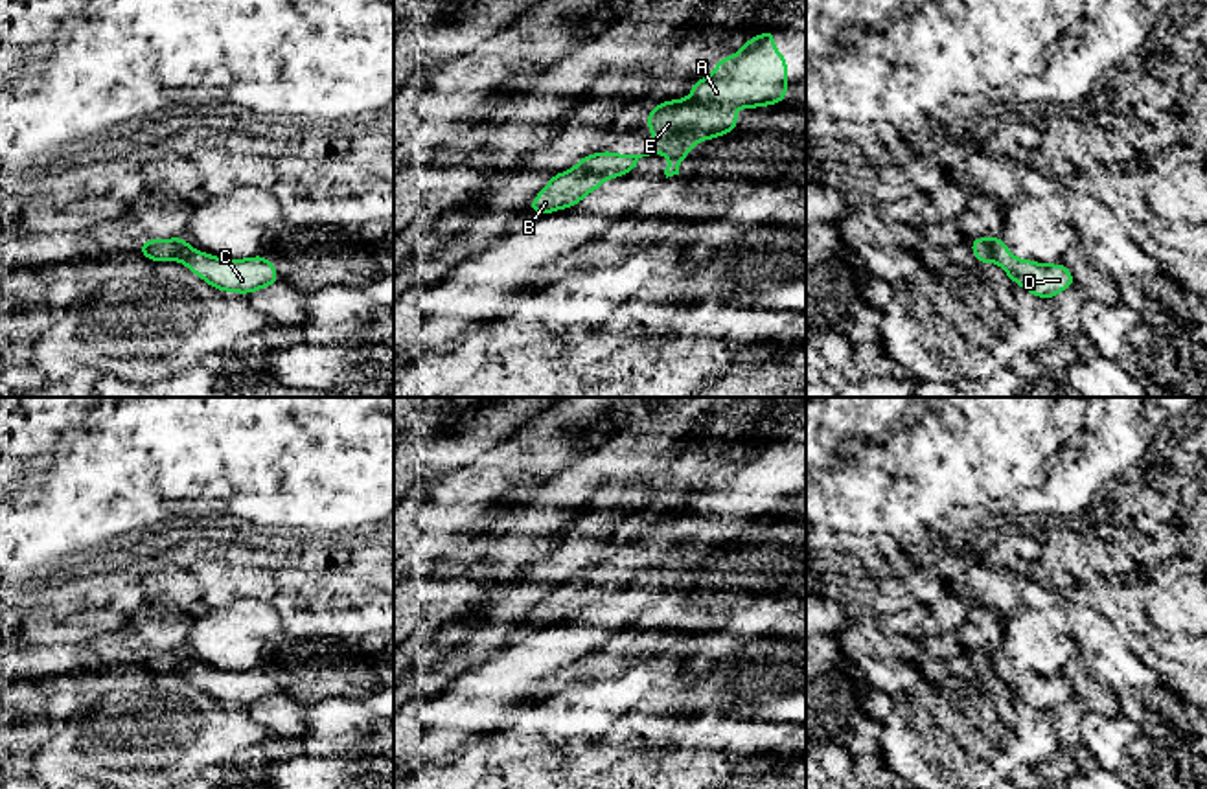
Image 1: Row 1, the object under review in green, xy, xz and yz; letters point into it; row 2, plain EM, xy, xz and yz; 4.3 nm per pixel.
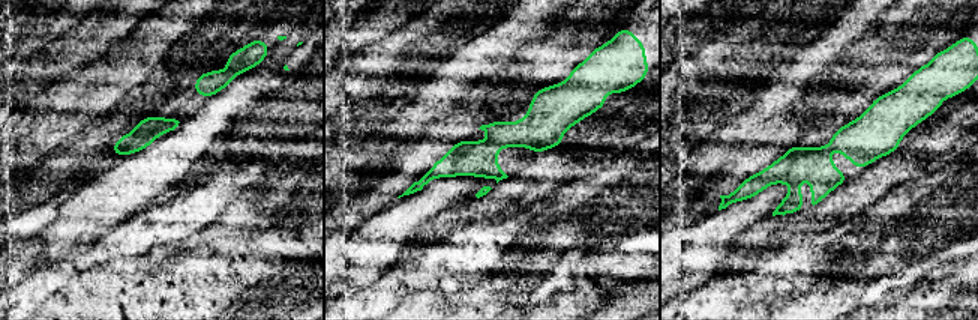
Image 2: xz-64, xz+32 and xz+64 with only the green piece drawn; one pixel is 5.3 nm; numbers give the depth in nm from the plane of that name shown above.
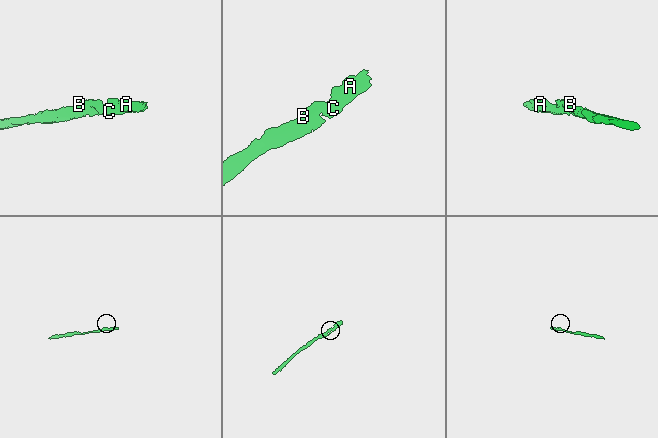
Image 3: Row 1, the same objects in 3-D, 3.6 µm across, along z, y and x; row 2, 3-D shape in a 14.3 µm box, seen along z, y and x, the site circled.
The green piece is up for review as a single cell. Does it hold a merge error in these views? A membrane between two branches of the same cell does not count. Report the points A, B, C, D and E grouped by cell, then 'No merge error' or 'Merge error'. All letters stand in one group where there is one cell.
Groups: A B C D E. No merge error

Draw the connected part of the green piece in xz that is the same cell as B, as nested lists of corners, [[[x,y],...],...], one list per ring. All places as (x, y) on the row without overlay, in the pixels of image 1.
[[[765,440],[760,449],[747,451],[734,467],[718,471],[708,489],[692,493],[690,509],[659,513],[644,532],[655,548],[644,566],[615,563],[585,566],[574,581],[550,587],[546,600],[528,620],[535,629],[574,620],[602,600],[605,590],[635,583],[637,574],[649,566],[668,566],[666,590],[679,587],[679,576],[690,568],[690,559],[740,539],[741,533],[729,524],[730,520],[758,520],[786,513],[787,471],[773,460],[775,452],[776,445]]]

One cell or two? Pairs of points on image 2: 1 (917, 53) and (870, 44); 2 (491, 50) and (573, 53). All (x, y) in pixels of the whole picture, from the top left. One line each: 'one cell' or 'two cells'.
1: one cell
2: two cells

